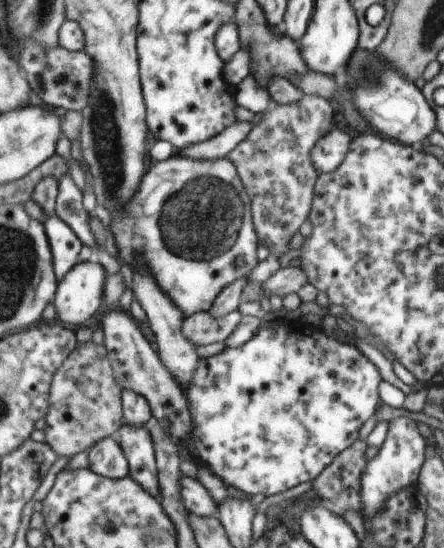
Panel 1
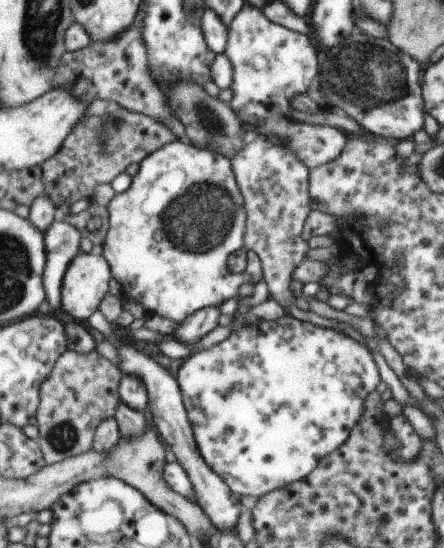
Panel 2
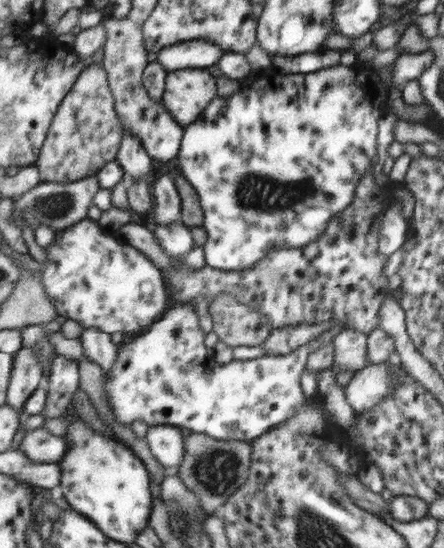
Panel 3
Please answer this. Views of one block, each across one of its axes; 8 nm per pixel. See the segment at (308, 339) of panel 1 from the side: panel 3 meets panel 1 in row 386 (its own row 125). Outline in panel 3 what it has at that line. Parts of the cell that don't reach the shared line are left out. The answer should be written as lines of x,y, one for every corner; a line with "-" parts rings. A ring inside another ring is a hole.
336,65
323,68
316,72
306,74
284,74
284,88
272,84
262,86
262,90
256,90
256,84
242,88
238,93
230,97
218,97
203,113
203,116
190,127
183,141
183,148
179,154
179,167
183,174
199,190
203,201
203,209
206,214
204,228
208,233
205,243
207,264
223,271
241,271
254,268
260,260
270,254
272,249
300,249
308,246
310,242
320,236
334,215
342,213
348,208
355,195
355,188
362,180
362,176
375,168
379,162
376,158
376,136
378,136
378,118
382,116
378,106
382,106
382,98
378,96
378,82
376,82
376,98
374,102
374,72
364,70
358,72
354,66

